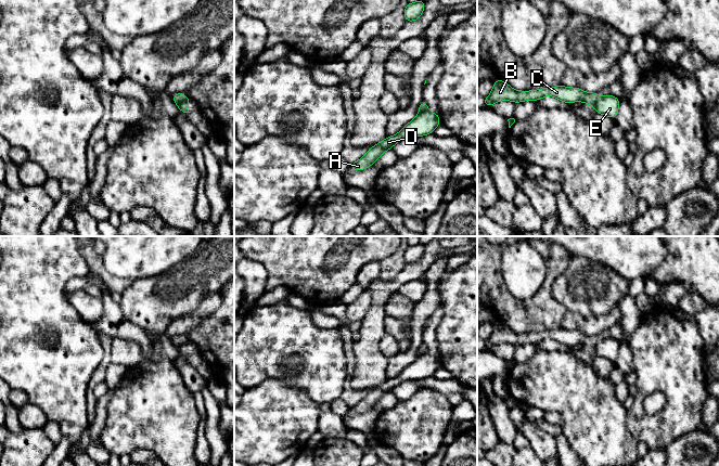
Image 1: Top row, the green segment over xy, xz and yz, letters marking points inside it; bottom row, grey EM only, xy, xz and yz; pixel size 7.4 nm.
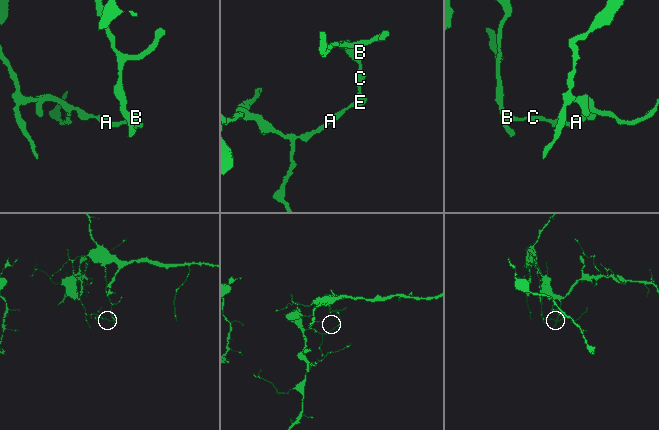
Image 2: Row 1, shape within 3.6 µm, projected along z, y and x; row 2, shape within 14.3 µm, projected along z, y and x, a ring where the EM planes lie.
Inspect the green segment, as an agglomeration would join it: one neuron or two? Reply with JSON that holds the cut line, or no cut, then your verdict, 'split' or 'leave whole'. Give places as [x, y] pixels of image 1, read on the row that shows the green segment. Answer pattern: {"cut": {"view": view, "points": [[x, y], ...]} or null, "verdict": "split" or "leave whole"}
{"cut": {"view": "xy", "points": [[187, 96], [177, 104]]}, "verdict": "split"}

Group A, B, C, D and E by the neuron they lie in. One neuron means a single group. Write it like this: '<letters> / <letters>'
A D E / B C

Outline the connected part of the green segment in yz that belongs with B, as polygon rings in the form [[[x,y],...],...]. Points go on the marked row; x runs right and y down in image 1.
[[[501,79],[495,81],[491,93],[488,98],[484,99],[484,104],[486,107],[499,101],[510,100],[515,103],[524,102],[527,100],[538,101],[547,95],[552,95],[557,100],[565,103],[574,103],[577,101],[582,101],[585,104],[595,105],[599,100],[596,92],[587,93],[579,88],[568,88],[563,86],[542,88],[532,91],[516,91],[511,88],[506,82]]]

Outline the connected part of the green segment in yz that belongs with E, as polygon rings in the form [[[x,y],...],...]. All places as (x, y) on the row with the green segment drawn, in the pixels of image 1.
[[[613,95],[599,96],[594,108],[596,113],[615,119],[619,107],[619,102],[620,100]]]

